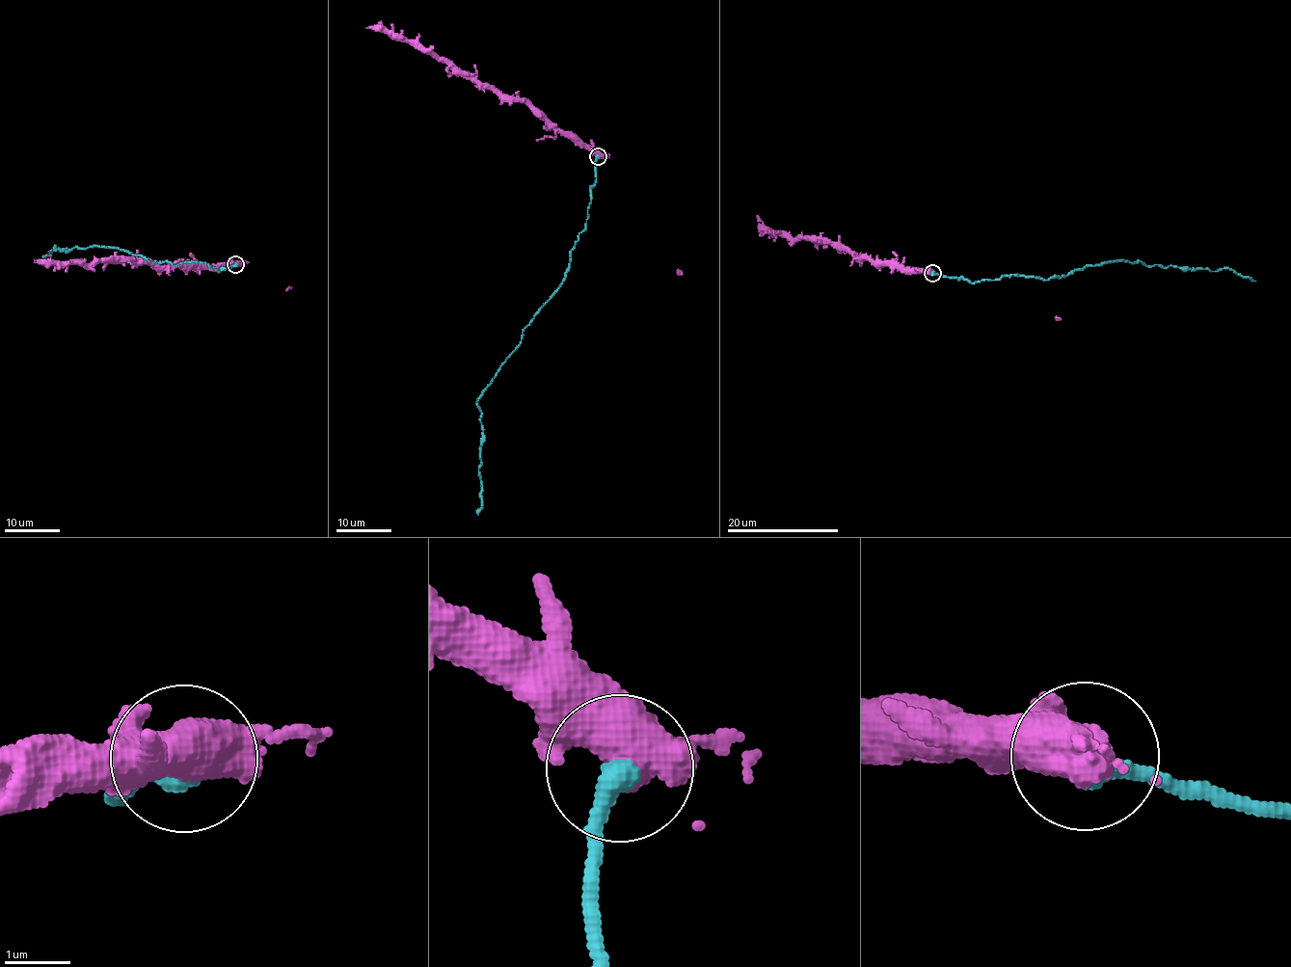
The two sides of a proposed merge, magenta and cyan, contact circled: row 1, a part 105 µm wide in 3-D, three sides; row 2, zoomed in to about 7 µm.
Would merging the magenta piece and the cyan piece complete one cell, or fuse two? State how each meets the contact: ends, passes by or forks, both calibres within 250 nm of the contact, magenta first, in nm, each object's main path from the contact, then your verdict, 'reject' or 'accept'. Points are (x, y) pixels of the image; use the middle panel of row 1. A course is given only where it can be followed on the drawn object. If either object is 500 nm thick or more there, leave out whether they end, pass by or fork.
650/420 nm | magenta via (598, 156), (551, 127), (524, 102), (502, 100), (491, 89), (458, 75), (425, 49), (366, 27) | cyan via (598, 156), (586, 228), (571, 251), (565, 280), (524, 330), (520, 346), (477, 402), (483, 431), (478, 515) | reject

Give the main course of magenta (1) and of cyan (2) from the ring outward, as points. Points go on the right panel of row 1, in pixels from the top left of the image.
1: (932, 272), (894, 267), (864, 259), (836, 244), (792, 238), (765, 228), (759, 223)
2: (932, 272), (976, 282), (1016, 274), (1044, 279), (1127, 260), (1211, 271), (1231, 268), (1255, 281)

